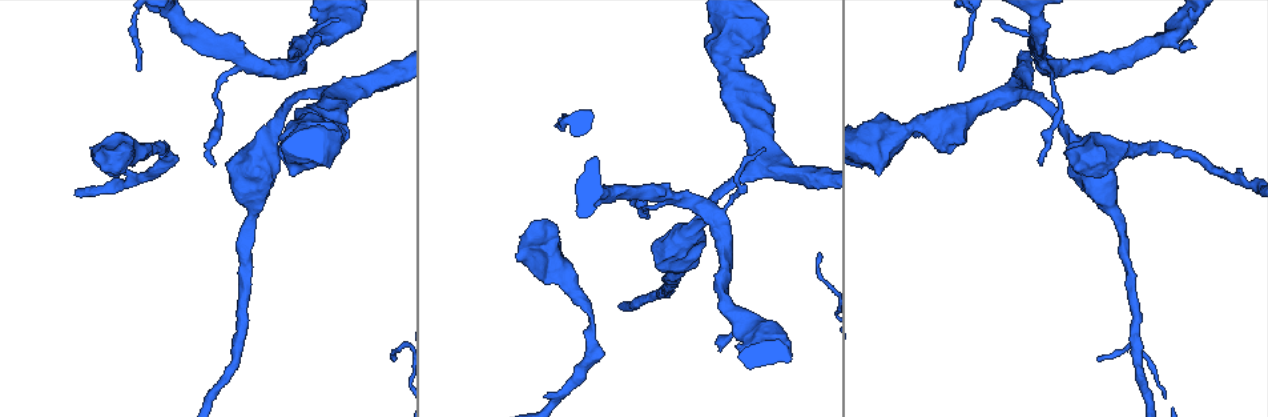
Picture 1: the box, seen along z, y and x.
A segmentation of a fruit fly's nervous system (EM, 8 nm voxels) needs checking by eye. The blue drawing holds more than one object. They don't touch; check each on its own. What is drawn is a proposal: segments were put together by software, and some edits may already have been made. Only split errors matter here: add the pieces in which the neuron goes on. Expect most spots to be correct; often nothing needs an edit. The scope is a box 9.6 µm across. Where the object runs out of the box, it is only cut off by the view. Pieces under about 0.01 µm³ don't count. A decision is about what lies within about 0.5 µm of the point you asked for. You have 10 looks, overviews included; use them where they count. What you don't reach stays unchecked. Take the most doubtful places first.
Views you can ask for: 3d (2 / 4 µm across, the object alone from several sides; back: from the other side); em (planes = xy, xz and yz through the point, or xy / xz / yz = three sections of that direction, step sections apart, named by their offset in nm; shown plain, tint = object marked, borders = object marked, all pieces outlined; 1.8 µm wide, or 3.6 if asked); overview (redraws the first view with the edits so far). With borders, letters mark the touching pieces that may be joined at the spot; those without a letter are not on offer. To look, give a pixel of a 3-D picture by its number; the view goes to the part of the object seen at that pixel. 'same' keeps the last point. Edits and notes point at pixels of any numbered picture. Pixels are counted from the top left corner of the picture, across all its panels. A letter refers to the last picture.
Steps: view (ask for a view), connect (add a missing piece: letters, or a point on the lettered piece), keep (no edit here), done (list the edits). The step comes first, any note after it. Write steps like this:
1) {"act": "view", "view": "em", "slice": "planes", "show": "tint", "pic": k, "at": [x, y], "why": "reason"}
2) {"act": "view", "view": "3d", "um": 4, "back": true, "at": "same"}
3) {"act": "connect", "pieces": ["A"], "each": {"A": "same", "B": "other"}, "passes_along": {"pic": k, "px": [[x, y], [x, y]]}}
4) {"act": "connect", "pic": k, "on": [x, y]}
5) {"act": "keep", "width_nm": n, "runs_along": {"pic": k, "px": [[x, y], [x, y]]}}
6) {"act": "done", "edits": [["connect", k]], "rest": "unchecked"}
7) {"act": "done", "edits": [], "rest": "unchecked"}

{"act": "view", "view": "3d", "um": 4, "pic": 1, "at": [213, 164], "why": "long arm stops here"}

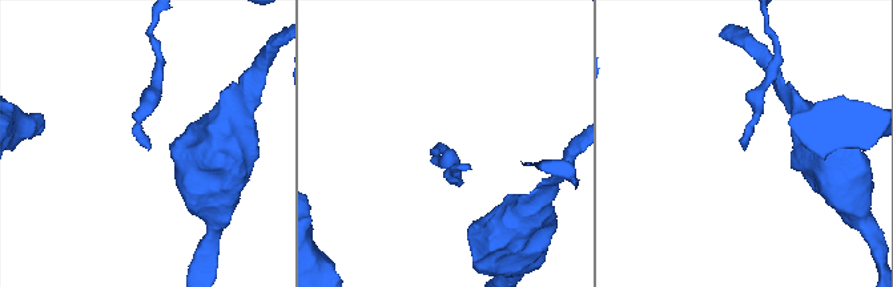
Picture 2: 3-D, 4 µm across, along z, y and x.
{"act": "view", "view": "em", "um": 3.6, "slice": "planes", "show": "borders", "pic": 2, "at": [745, 149], "why": "now the EM"}

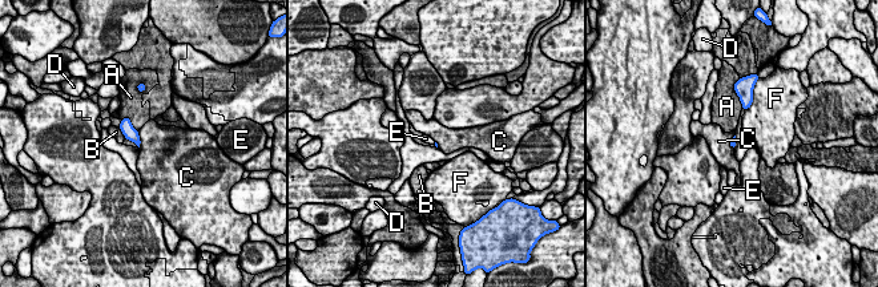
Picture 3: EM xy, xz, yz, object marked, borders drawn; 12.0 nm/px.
{"act": "keep", "each": {"A": "other", "B": "other", "C": "other", "D": "other", "E": "other", "F": "other"}, "border": {"pic": 3, "px": [[137, 132], [140, 146]]}, "found": "none of them fits"}

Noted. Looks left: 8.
{"act": "view", "view": "em", "slice": "planes", "show": "borders", "pic": 1, "at": [138, 68], "why": "free end"}

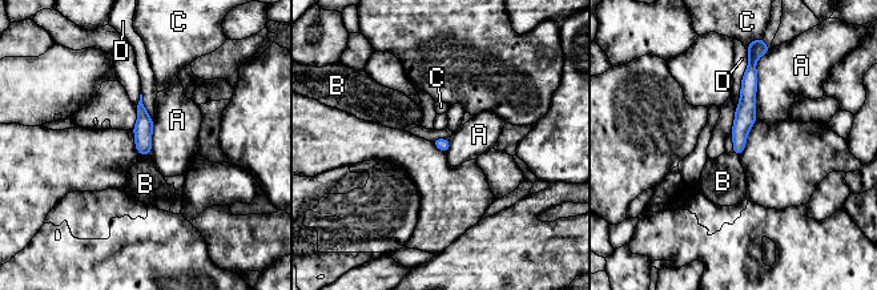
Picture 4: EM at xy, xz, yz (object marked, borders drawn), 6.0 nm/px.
{"act": "keep", "longest_contact_nm": ["A", 400], "each": {"A": "other", "B": "other", "C": "other", "D": "other"}, "runs_along": {"pic": 4, "px": [[752, 65], [737, 150]]}, "found": "none of them fits"}

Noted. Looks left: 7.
{"act": "view", "view": "em", "slice": "planes", "show": "tint", "pic": 1, "at": [887, 134], "why": "thick turns thin"}

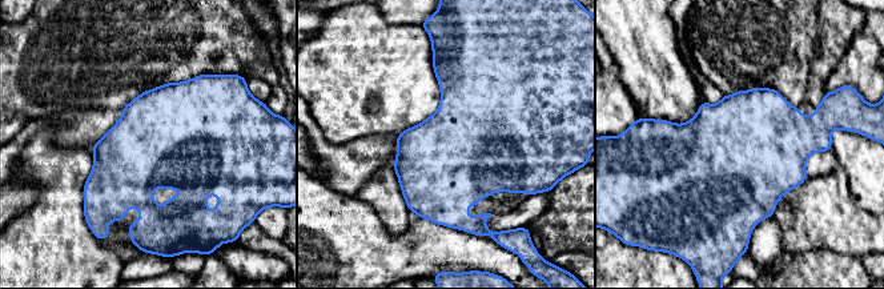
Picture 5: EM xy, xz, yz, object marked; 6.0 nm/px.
{"act": "view", "view": "em", "slice": "planes", "show": "borders", "at": "same", "why": "what lies round it"}

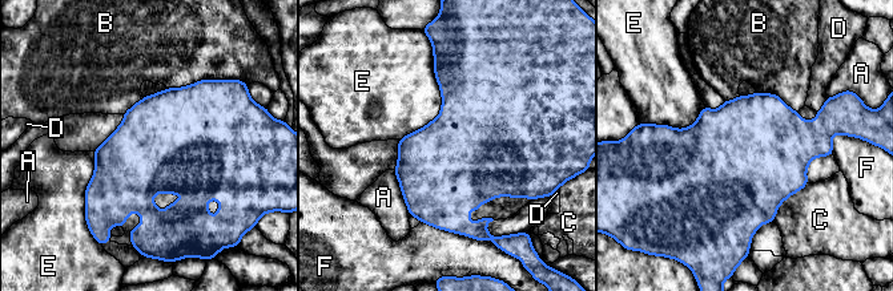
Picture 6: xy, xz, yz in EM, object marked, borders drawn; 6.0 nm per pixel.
{"act": "keep", "width_nm": 600, "each": {"A": "other", "B": "other", "C": "other", "D": "other", "E": "other", "F": "other"}, "border": {"pic": 6, "px": [[434, 53], [441, 112], [399, 140]]}, "found": "no lettered piece goes on from it"}

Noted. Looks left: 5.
{"act": "view", "view": "em", "slice": "yz", "step": 8, "show": "tint", "pic": 1, "at": [1196, 47], "why": "free end"}

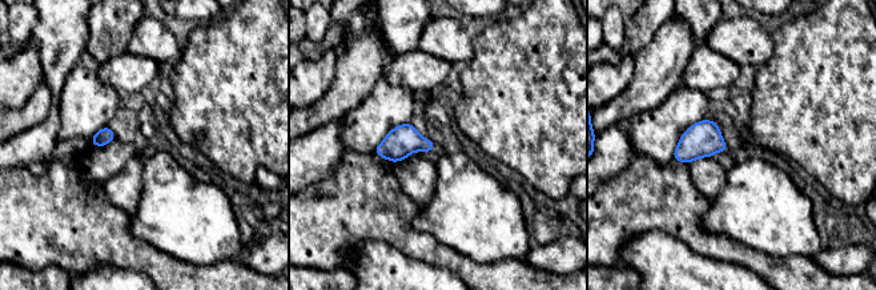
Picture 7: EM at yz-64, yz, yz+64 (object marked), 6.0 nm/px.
{"act": "view", "view": "em", "slice": "planes", "show": "borders", "at": "same", "why": "another direction"}

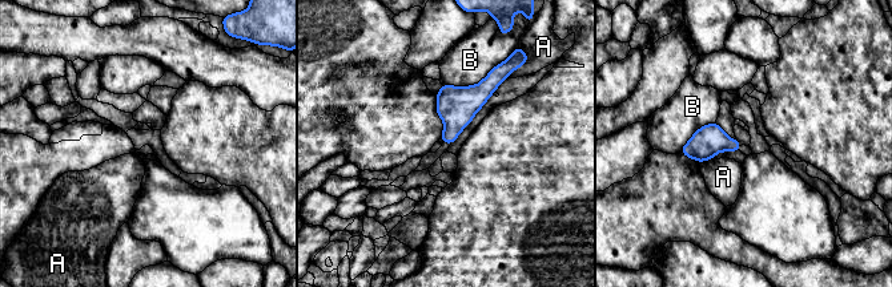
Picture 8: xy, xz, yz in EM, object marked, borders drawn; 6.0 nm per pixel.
{"act": "keep", "each": {"A": "other", "B": "other"}, "border": {"pic": 8, "px": [[714, 156], [699, 162]]}, "found": "no lettered piece goes on from it"}

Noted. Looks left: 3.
{"act": "done", "edits": [], "rest": "unchecked"}

